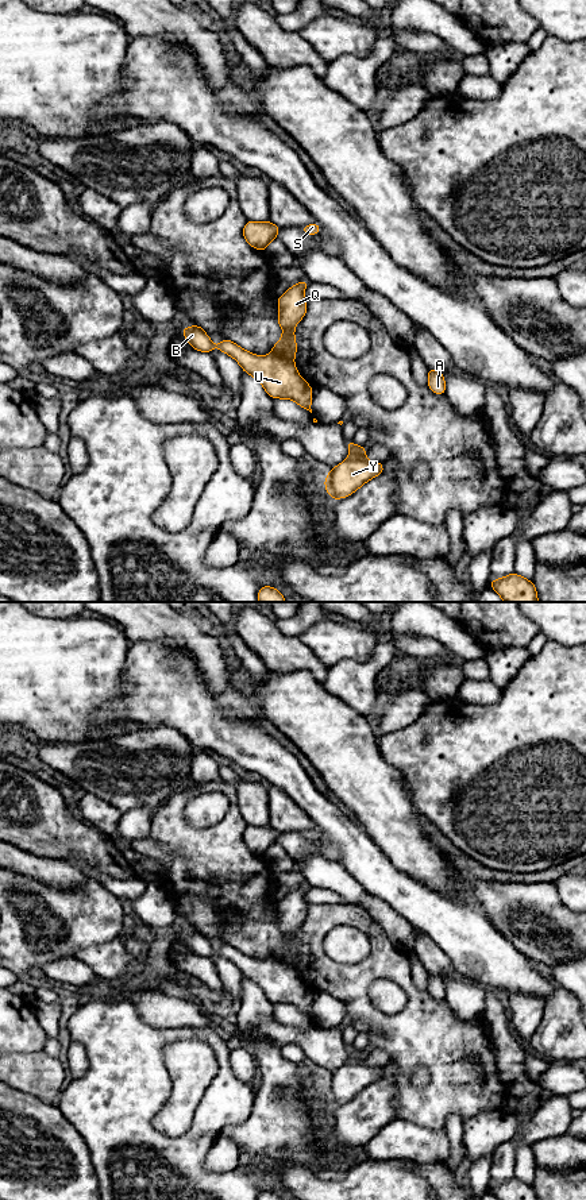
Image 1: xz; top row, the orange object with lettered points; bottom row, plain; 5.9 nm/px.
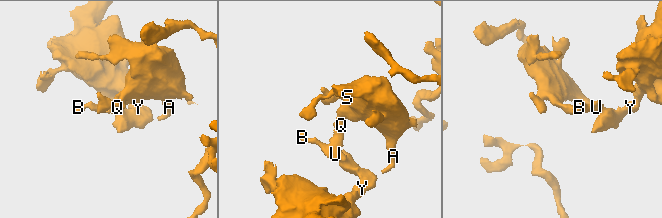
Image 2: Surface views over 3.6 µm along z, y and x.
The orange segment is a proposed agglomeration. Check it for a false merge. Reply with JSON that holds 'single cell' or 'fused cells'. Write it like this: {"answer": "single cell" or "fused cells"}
{"answer": "fused cells"}

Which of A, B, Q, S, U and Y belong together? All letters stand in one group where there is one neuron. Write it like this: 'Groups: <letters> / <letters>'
Groups: A Q S / B U Y

